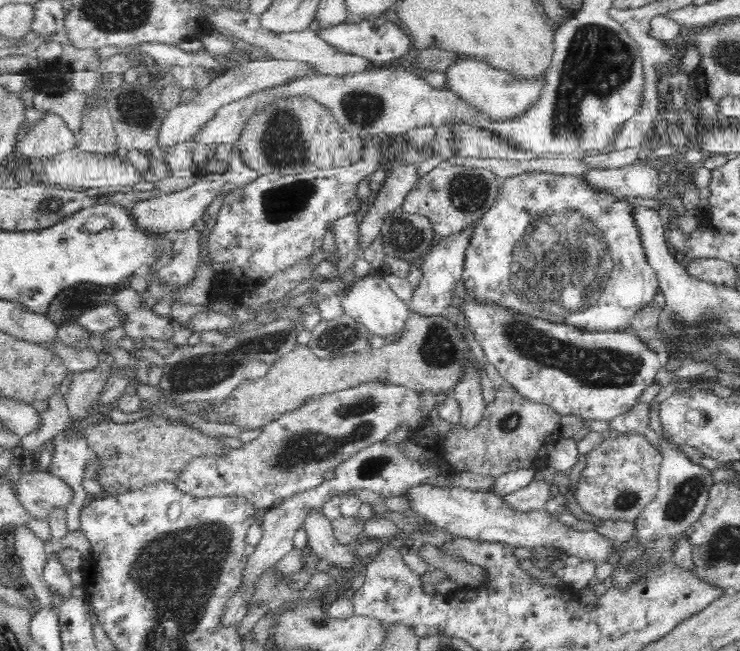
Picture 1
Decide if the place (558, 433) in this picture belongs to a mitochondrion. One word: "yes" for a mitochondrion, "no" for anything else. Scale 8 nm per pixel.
no

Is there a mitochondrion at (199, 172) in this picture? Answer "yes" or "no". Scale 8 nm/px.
no

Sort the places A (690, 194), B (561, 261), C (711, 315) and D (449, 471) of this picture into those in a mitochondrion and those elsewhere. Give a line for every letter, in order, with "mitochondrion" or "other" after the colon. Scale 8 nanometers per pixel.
A: other
B: mitochondrion
C: mitochondrion
D: other

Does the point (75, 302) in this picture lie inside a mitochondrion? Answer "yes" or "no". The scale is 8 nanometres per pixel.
no

